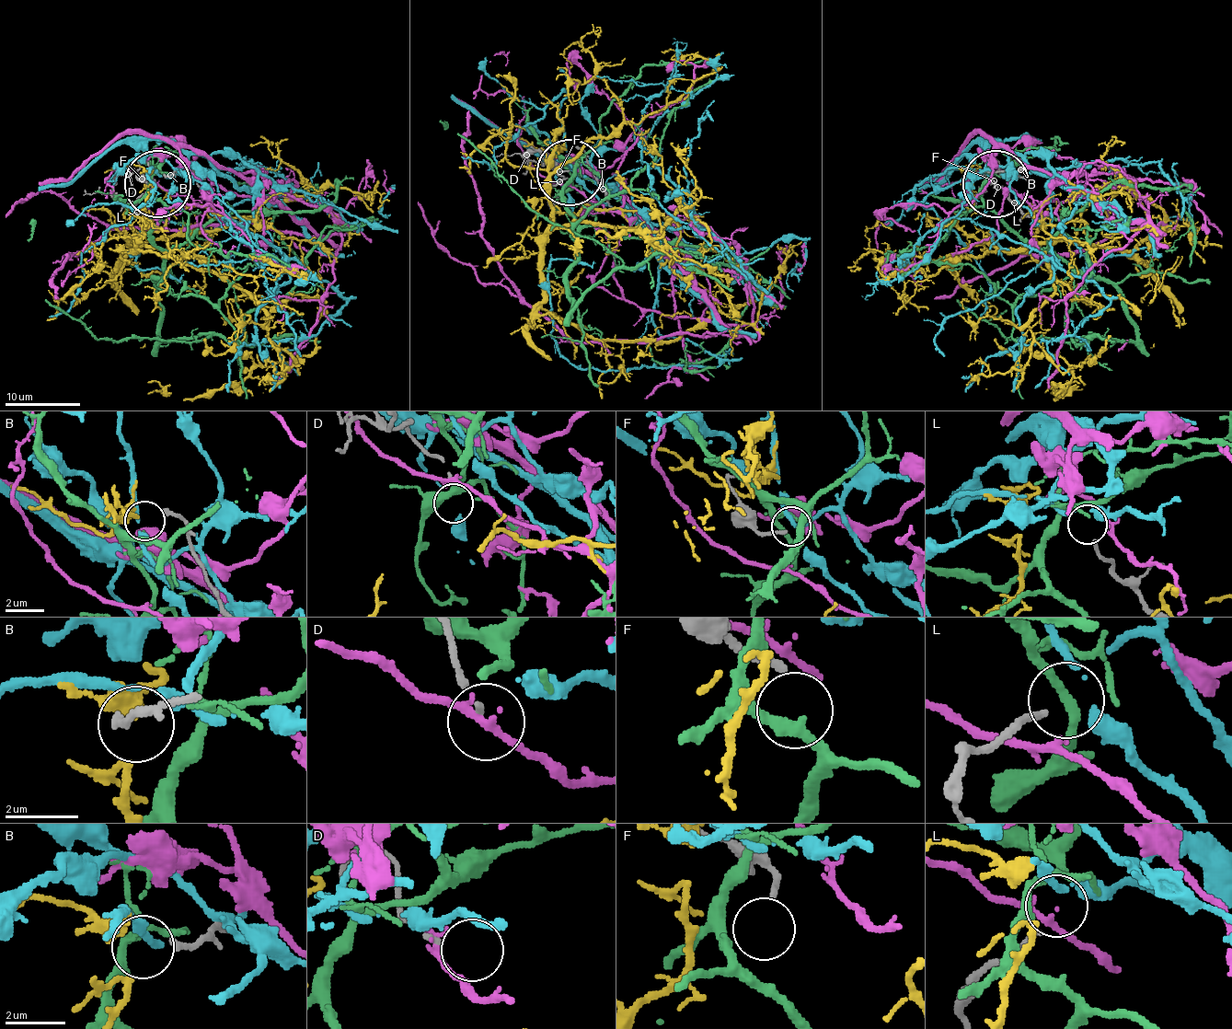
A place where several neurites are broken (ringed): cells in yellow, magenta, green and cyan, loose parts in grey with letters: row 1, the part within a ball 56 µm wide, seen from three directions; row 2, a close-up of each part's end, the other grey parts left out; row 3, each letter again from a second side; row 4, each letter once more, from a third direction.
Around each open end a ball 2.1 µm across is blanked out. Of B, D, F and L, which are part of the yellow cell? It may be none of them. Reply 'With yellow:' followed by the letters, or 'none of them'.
With yellow: B

